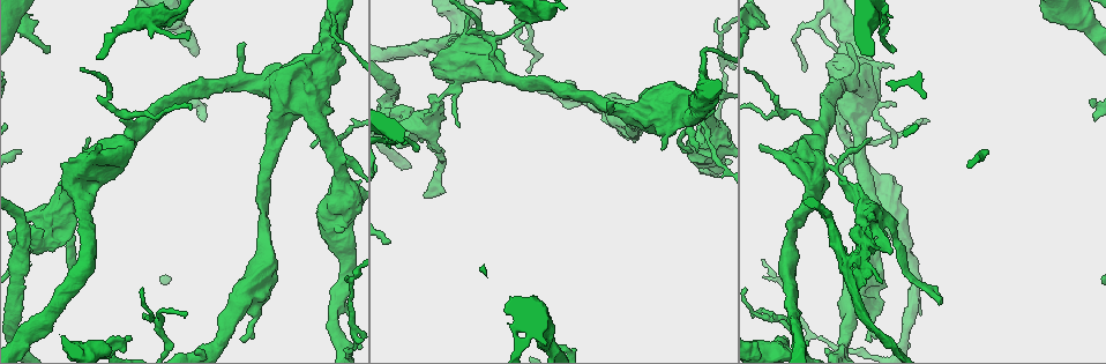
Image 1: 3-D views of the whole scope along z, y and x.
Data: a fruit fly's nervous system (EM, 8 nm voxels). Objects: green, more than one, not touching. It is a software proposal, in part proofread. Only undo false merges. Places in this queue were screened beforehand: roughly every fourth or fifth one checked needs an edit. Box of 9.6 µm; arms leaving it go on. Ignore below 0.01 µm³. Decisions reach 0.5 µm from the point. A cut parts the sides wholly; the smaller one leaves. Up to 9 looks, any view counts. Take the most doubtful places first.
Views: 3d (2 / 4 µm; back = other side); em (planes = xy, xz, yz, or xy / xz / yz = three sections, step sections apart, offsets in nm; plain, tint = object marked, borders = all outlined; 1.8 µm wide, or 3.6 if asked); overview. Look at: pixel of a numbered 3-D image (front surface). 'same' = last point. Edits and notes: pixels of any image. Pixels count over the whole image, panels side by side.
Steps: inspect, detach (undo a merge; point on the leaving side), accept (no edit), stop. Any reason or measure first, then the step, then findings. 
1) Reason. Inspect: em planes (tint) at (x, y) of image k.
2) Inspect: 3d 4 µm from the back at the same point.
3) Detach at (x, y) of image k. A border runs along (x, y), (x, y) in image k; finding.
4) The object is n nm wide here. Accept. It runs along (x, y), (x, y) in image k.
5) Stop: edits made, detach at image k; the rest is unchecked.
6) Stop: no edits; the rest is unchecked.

Small branch off a trunk. Inspect: em xy step 4 (tint) at (16, 263) of image 1.

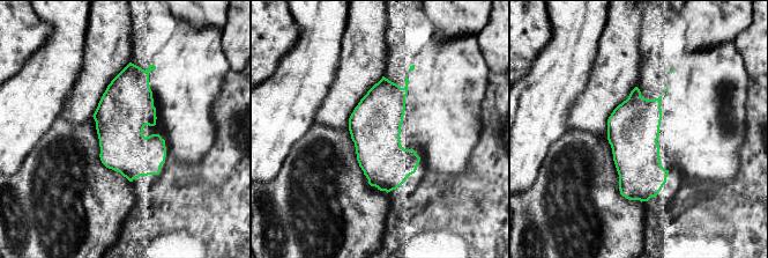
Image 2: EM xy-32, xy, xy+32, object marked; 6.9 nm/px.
Accept. Continuous, no second neuron.

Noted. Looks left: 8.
Sudden change in width. Inspect: em xz step 4 (tint) at (884, 26) of image 1.

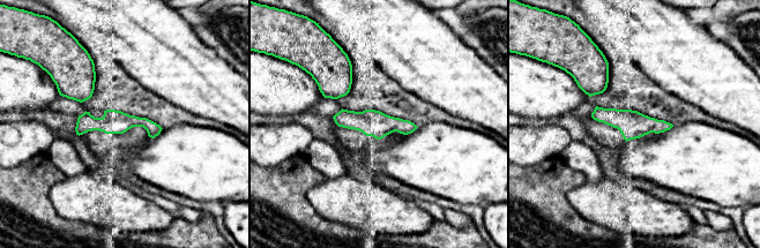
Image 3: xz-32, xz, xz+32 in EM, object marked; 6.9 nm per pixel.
Another direction. Inspect: em planes (tint) at the same point.

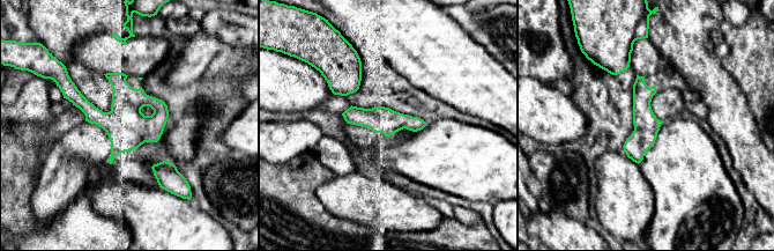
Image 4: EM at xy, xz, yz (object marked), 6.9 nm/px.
Detach at (105, 120) of image 4. The part that leaves runs along (71, 86), (120, 146) in image 4; two neurons meet here.

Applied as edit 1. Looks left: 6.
See it whole again. Inspect: overview.

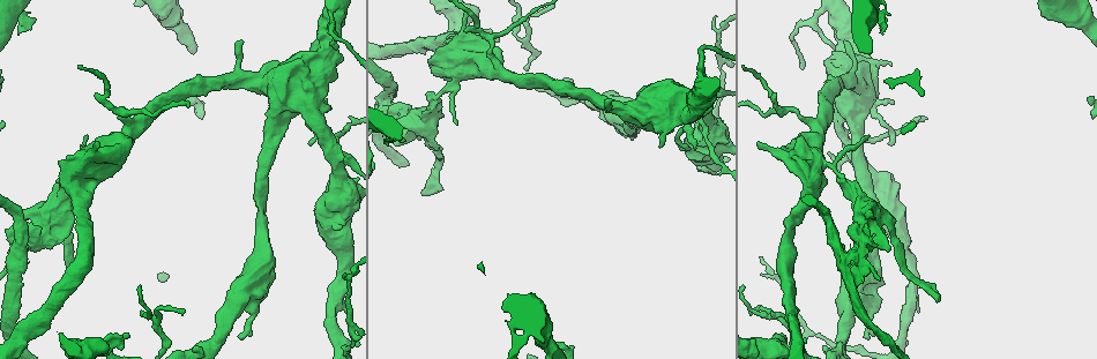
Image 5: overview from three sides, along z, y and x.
Branch point. Inspect: 3d 4 µm at (156, 322) of image 5.

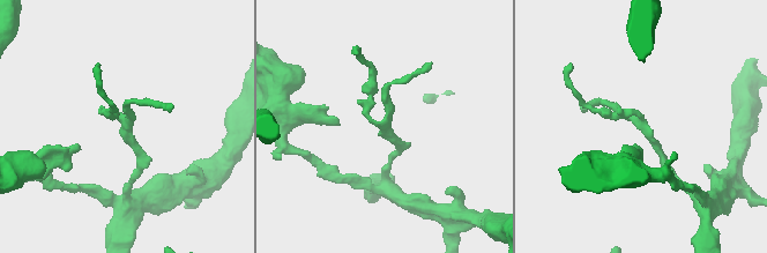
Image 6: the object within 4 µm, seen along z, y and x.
Inspect: em yz step 16 (tint) at (641, 129) of image 6.

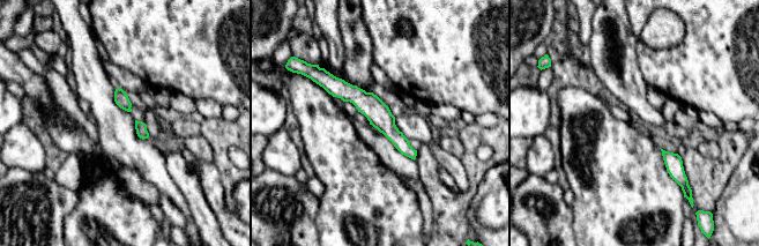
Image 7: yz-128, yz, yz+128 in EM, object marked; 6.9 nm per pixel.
Another direction. Inspect: em planes (borders) at the same point.

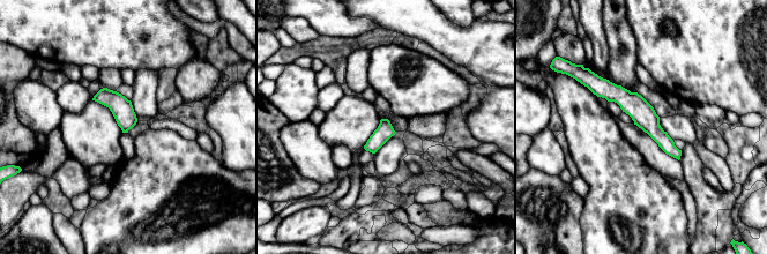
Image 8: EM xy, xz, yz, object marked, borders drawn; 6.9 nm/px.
Accept. It runs along (591, 82), (620, 95), (677, 155) in image 8; continuous, no second neuron.

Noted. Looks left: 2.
Calibre changes. Inspect: em xy step 16 (tint) at (841, 175) of image 5.

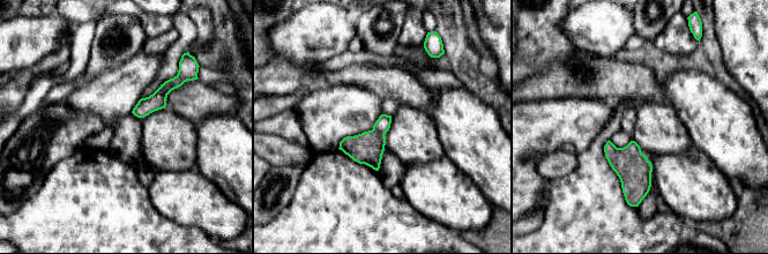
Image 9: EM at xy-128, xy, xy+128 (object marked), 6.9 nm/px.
Inspect: em planes (tint) at the same point.

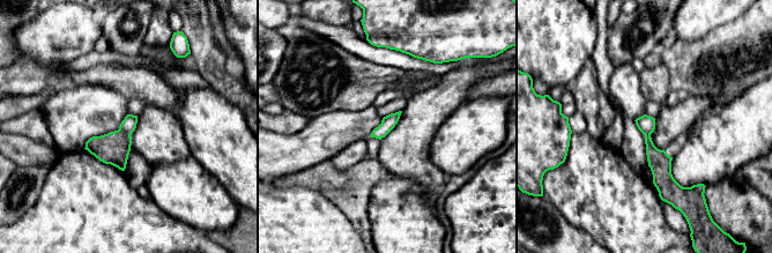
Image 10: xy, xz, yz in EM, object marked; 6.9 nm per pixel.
Detach at (113, 148) of image 10. A second neuron is stuck on.

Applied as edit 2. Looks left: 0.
Stop: edits made, detach at image 4, detach at image 10; the rest is unchecked.

